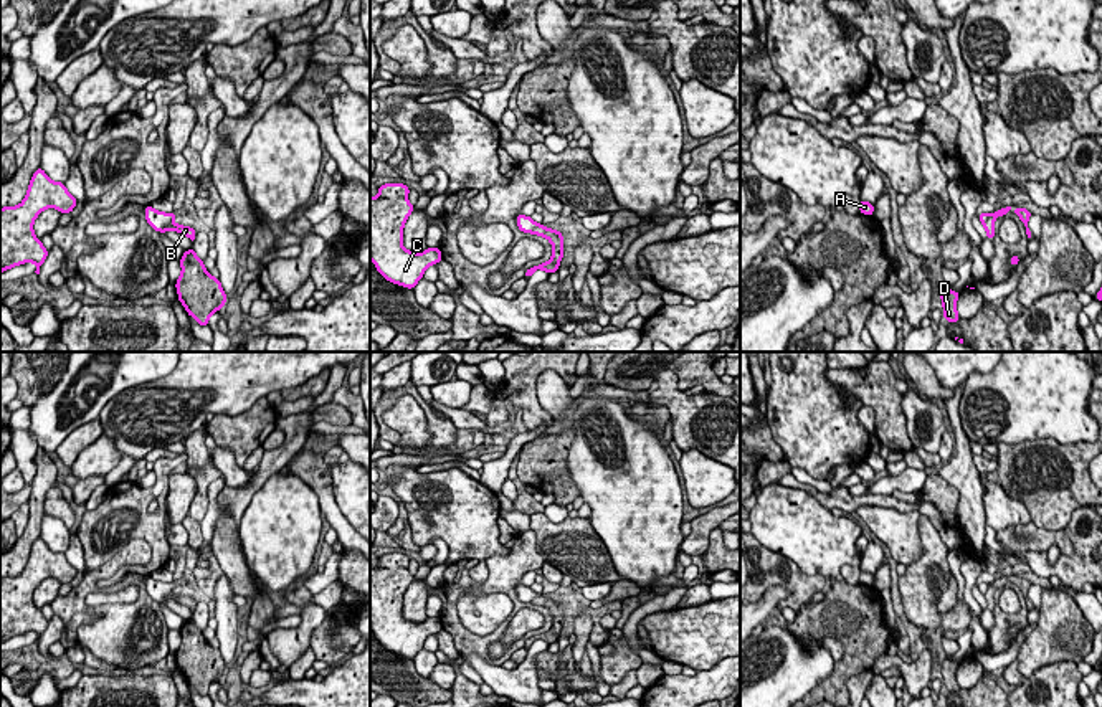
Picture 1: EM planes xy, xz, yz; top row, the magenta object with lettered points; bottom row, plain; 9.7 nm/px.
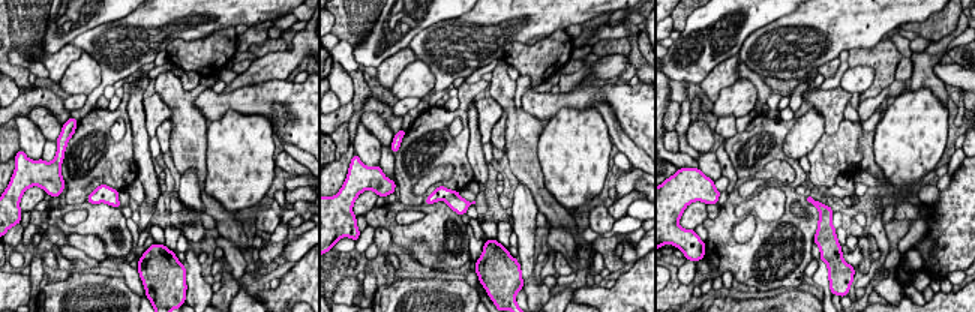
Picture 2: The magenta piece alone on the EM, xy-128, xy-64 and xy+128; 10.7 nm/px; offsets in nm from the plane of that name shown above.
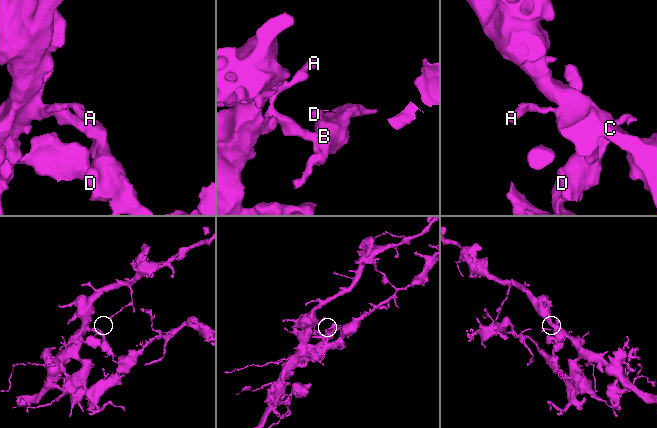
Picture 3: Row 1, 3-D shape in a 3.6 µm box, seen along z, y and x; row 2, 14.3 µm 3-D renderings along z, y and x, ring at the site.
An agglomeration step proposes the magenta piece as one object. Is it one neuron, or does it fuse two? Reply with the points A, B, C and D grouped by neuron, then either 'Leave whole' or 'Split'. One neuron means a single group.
Groups: A C / B D. Split

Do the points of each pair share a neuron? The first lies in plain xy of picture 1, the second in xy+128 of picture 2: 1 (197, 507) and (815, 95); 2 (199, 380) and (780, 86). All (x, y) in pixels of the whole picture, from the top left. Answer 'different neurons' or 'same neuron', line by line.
1: same neuron
2: different neurons

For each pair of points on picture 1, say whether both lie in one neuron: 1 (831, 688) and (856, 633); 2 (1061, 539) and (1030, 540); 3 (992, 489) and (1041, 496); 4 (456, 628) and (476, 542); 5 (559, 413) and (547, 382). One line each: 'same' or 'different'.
1: same
2: same
3: different
4: different
5: same

